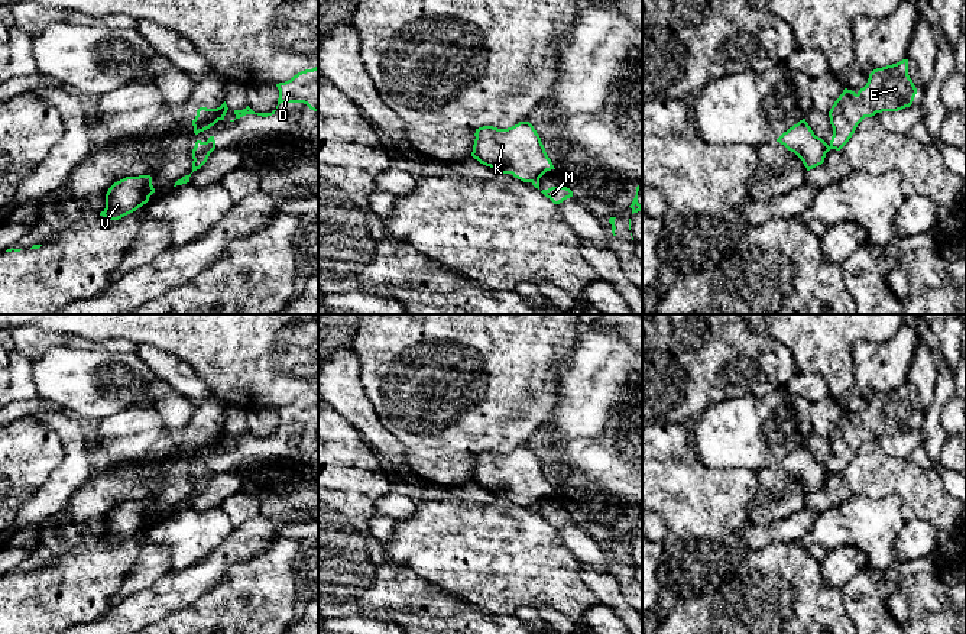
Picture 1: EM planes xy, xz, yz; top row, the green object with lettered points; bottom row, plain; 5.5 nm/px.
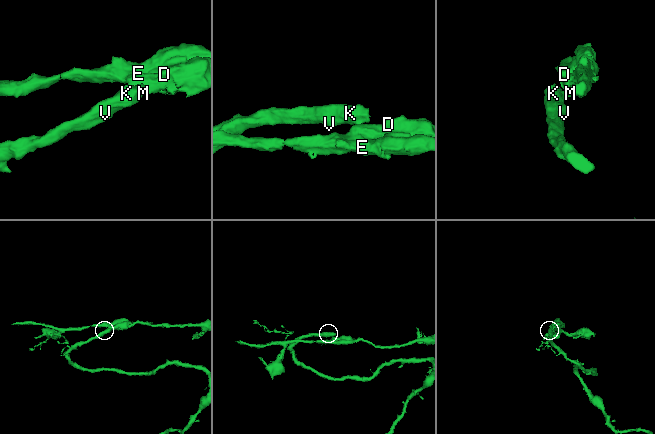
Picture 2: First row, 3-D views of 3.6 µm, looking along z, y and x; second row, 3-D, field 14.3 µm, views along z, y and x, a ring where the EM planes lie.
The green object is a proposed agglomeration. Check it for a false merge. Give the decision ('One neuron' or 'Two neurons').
Two neurons

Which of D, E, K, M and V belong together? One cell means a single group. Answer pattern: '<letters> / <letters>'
D E M / K V

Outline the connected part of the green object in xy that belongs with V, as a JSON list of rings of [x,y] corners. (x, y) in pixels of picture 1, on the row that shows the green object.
[[[150,175],[126,177],[108,188],[106,208],[100,216],[119,220],[146,204],[153,193]]]

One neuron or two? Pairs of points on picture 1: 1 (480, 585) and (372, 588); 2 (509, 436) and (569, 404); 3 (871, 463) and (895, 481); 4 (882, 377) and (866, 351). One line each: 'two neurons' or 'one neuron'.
1: two neurons
2: two neurons
3: one neuron
4: one neuron

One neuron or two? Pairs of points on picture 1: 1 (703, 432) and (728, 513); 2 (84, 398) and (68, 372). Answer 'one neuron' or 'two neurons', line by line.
1: two neurons
2: one neuron

